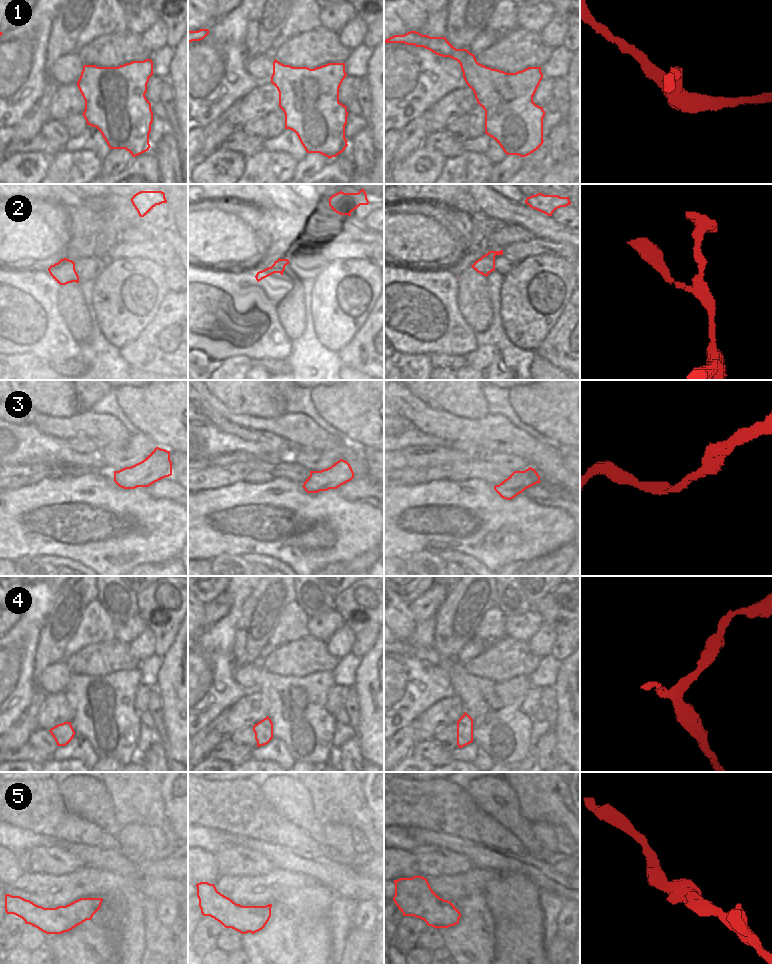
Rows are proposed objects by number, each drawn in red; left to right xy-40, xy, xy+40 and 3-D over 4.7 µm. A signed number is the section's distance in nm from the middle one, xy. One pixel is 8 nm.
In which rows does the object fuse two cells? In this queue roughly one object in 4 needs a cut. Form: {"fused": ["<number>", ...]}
{"fused": []}

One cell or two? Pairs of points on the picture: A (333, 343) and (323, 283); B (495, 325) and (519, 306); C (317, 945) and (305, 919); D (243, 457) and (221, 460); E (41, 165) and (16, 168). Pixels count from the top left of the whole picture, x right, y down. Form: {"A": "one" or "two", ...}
{"A": "one", "B": "two", "C": "one", "D": "one", "E": "one"}

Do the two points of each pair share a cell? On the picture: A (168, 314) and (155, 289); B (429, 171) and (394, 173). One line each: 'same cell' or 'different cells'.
A: different cells
B: same cell

